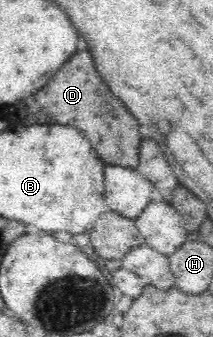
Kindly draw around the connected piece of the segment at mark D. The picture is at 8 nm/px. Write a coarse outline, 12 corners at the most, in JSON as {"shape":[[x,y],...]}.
{"shape":[[75,53],[25,125],[77,127],[106,165],[134,169],[139,123]]}

